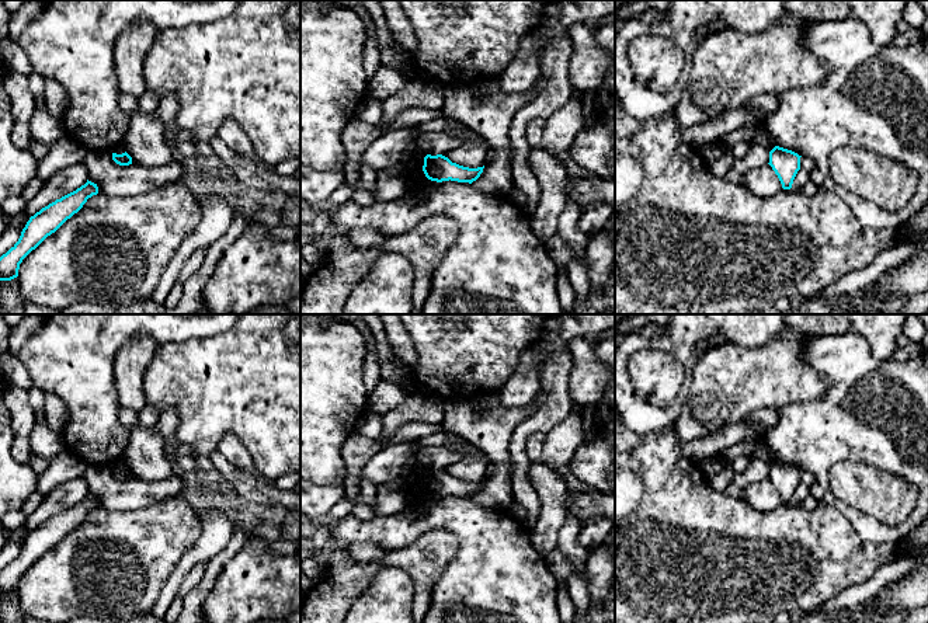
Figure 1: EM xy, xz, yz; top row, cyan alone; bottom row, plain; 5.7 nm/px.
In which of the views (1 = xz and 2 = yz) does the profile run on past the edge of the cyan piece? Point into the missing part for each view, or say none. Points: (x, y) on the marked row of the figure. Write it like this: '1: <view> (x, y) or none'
1: none
2: none

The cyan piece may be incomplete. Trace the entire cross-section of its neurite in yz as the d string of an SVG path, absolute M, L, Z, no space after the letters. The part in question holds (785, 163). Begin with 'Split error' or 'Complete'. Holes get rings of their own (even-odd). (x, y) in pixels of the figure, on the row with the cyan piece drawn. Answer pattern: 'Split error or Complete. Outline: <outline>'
Complete. Outline: M775 146L769 152L769 166L778 175L782 188L783 189L790 189L793 180L800 170L800 157L797 153Z

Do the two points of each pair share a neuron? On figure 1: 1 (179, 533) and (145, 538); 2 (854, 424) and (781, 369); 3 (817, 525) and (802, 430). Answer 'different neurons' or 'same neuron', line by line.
1: same neuron
2: different neurons
3: different neurons

